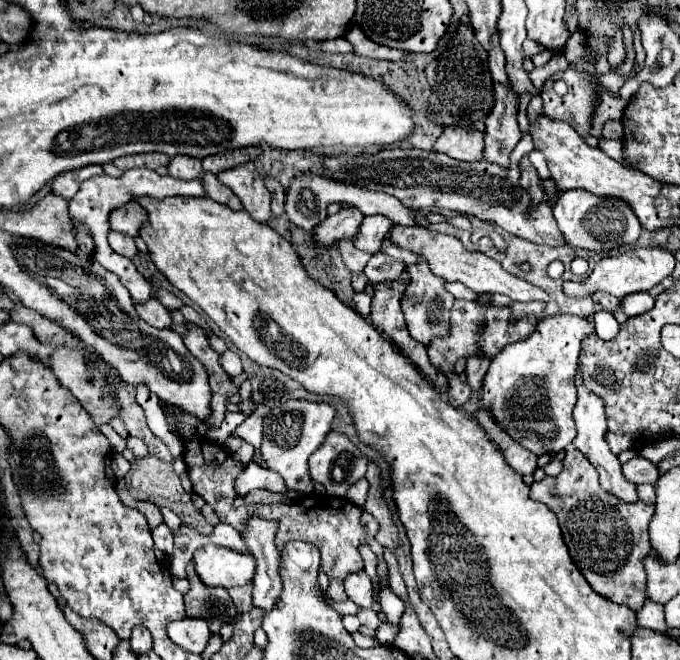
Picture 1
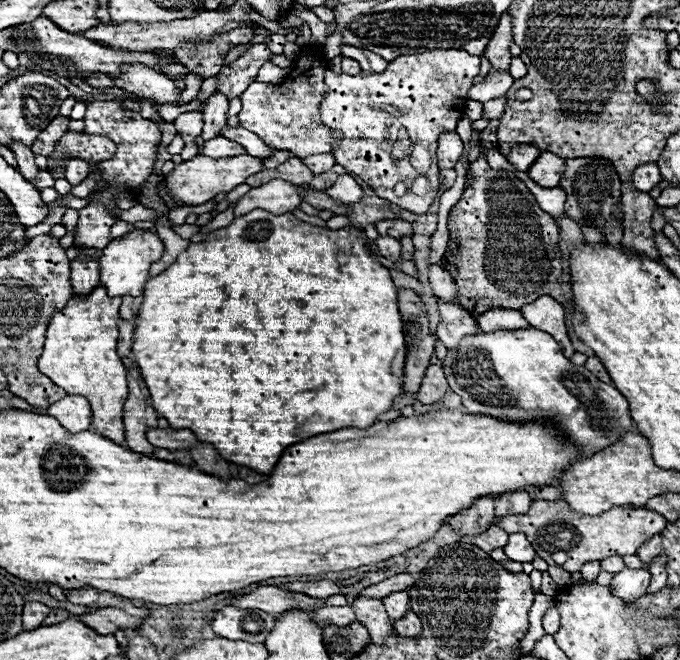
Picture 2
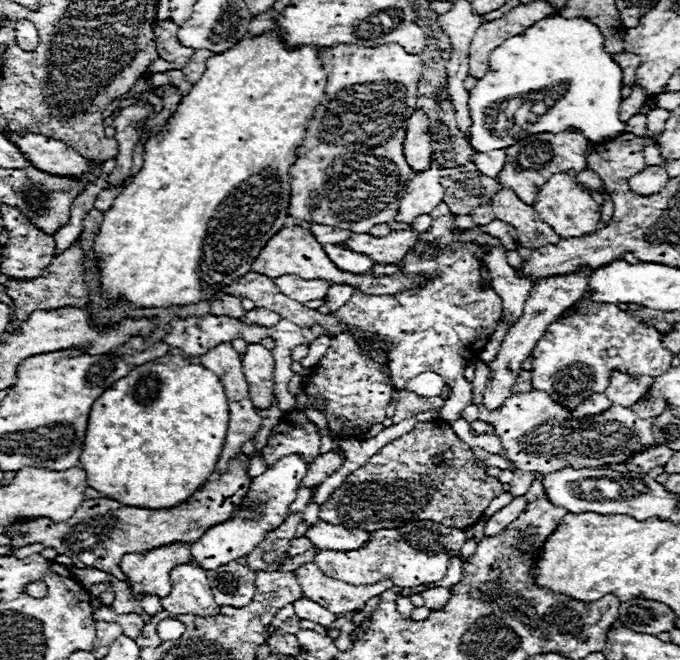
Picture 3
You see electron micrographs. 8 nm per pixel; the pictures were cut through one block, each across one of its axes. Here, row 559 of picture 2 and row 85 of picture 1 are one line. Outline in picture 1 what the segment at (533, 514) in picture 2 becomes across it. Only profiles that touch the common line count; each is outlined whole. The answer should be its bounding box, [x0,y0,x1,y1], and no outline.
[540,64,602,138]

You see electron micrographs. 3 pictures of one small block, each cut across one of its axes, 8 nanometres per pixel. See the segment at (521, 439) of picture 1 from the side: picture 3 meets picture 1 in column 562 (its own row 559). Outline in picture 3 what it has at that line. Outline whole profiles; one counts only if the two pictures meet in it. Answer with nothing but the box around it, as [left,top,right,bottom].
[314,522,466,588]

